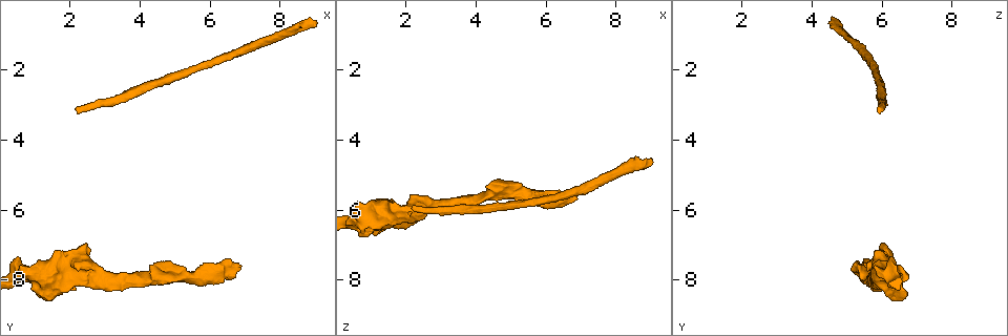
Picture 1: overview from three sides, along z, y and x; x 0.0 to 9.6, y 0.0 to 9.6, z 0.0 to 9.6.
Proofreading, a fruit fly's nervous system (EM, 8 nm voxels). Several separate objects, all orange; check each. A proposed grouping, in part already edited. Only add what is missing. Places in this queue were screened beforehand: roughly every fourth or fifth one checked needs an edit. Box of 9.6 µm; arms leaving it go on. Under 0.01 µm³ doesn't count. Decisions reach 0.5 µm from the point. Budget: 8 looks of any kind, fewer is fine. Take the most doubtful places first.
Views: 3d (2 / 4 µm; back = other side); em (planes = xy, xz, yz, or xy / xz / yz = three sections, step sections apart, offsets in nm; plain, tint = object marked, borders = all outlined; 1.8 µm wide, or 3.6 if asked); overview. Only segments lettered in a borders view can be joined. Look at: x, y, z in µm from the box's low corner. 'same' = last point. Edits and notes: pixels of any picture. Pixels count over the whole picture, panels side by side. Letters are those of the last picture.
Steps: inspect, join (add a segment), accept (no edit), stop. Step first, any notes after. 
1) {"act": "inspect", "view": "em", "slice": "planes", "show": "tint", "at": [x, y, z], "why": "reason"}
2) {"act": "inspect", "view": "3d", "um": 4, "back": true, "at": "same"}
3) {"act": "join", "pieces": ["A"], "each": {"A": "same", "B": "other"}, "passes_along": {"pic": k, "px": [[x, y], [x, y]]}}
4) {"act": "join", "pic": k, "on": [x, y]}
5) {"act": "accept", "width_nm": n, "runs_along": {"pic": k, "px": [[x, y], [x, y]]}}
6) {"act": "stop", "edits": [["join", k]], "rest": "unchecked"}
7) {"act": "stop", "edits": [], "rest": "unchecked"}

{"act": "inspect", "view": "3d", "um": 2, "at": [2.20, 3.20, 6.00]}

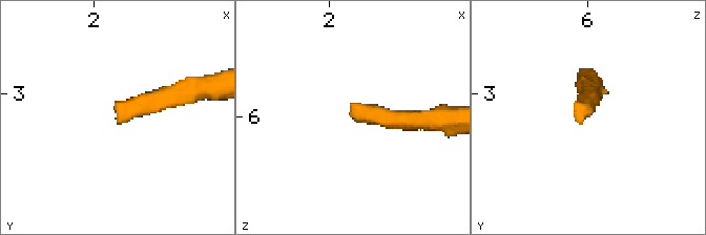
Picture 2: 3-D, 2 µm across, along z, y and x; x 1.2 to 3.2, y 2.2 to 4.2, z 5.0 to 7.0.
{"act": "inspect", "view": "em", "slice": "planes", "show": "borders", "at": [2.20, 3.26, 5.92]}

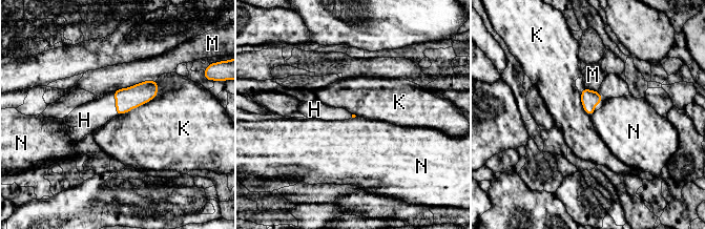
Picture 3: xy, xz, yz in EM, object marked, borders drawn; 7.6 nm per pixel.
{"act": "join", "pieces": ["H"], "each": {"H": "same", "K": "other", "M": "other", "N": "other"}, "passes_along": {"pic": 3, "px": [[126, 99], [116, 103], [87, 118]]}, "found": "the cell continues"}

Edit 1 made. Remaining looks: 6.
{"act": "inspect", "view": "overview", "why": "see it whole again"}

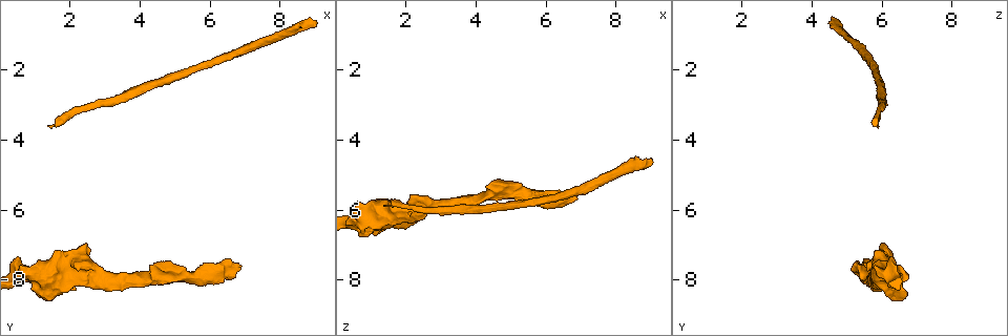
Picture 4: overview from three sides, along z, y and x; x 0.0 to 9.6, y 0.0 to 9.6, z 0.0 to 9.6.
{"act": "inspect", "view": "em", "slice": "planes", "show": "borders", "at": [6.65, 7.65, 5.65], "why": "calibre changes"}

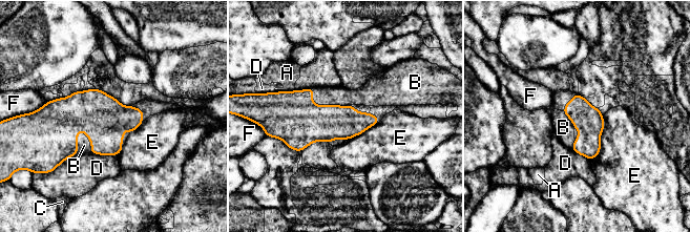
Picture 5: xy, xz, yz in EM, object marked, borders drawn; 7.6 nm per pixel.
{"act": "join", "pieces": ["B"], "each": {"A": "other", "B": "same", "C": "other", "D": "other", "E": "other", "F": "other"}, "found": "it goes on there"}

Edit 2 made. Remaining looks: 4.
{"act": "inspect", "view": "overview"}

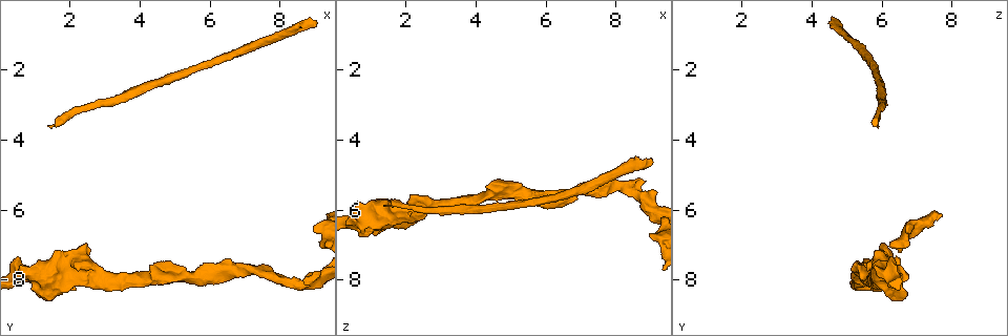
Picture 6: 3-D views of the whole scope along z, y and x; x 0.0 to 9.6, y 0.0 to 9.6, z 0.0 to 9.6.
{"act": "inspect", "view": "em", "slice": "xz", "step": 16, "show": "tint", "at": [8.95, 6.65, 6.65], "why": "branch stops here"}

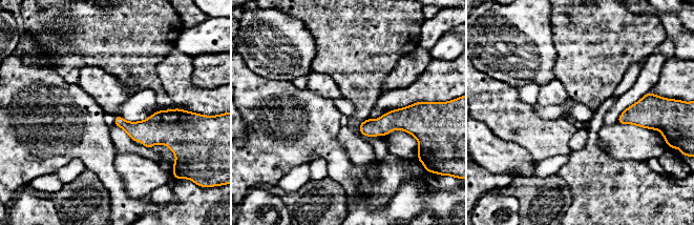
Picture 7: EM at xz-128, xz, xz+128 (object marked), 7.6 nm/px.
{"act": "inspect", "view": "em", "slice": "planes", "show": "borders", "at": "same"}

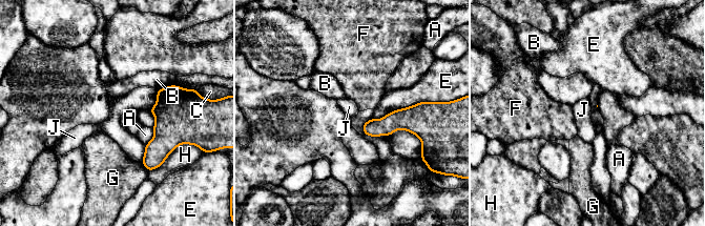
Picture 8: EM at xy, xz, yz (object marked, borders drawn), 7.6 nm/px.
{"act": "accept", "each": {"A": "other", "B": "other", "C": "other", "E": "other", "F": "other", "G": "other", "H": "other", "J": "other"}, "border": {"pic": 8, "px": [[158, 89], [156, 103], [148, 110]]}, "found": "none of them fits"}

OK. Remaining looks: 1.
{"act": "stop", "edits": [["join", 3], ["join", 5]], "rest": "unchecked"}

